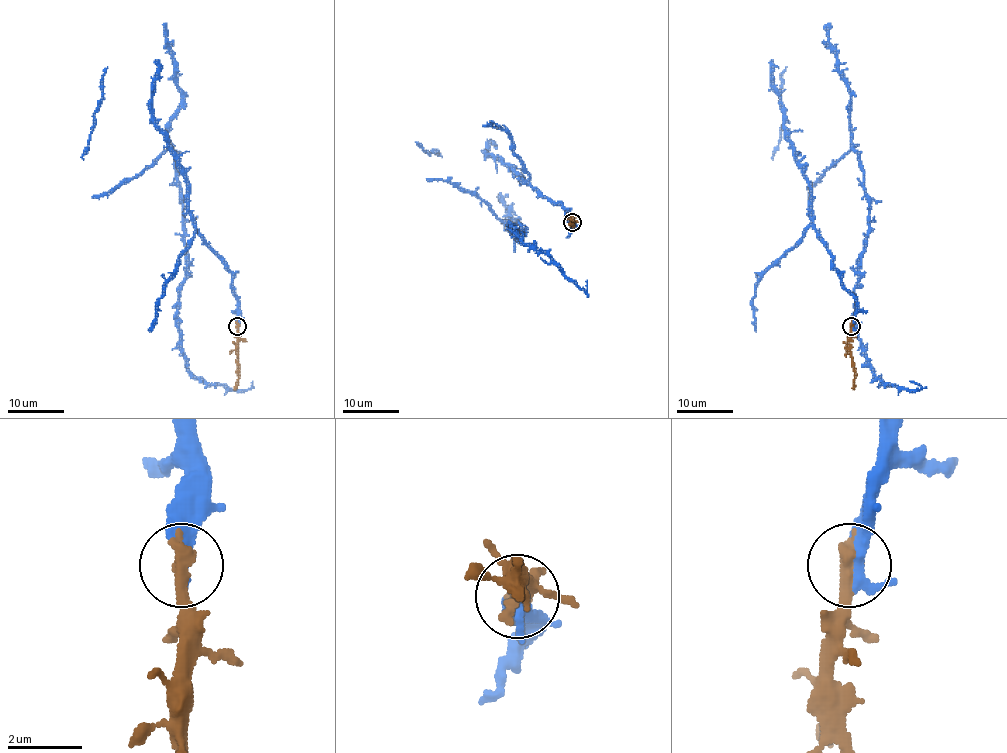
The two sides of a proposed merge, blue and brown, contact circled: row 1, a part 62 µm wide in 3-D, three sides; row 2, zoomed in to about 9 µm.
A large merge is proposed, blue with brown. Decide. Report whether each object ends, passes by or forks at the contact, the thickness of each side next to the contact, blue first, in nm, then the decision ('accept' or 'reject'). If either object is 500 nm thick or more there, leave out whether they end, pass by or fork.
blue ends there; brown ends there; 480 nm thick on the blue side, 480 nm on the other; accept

